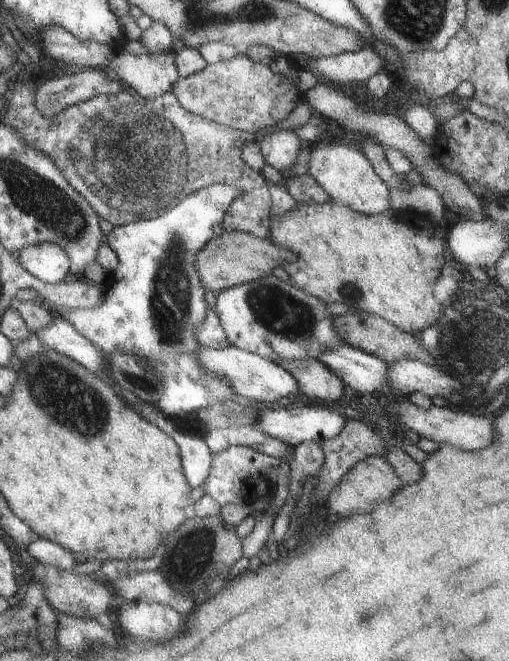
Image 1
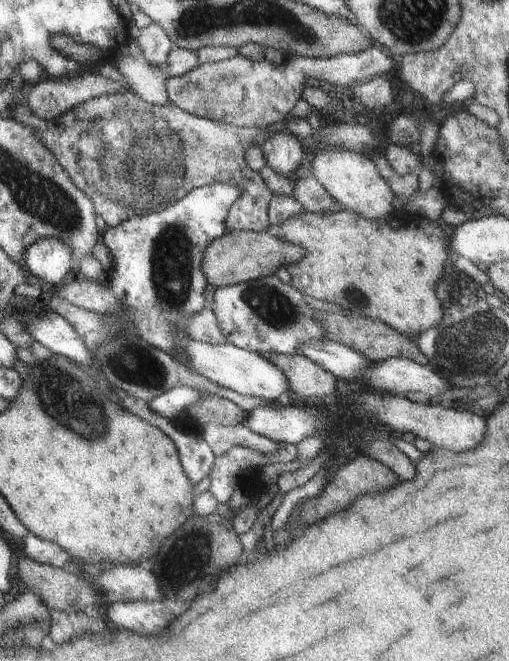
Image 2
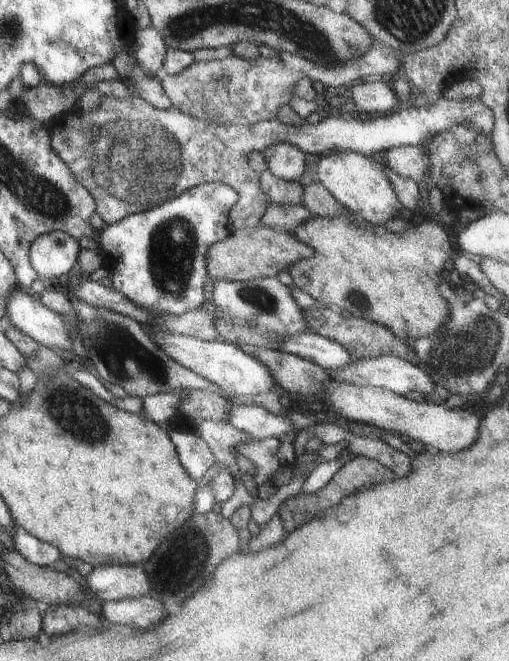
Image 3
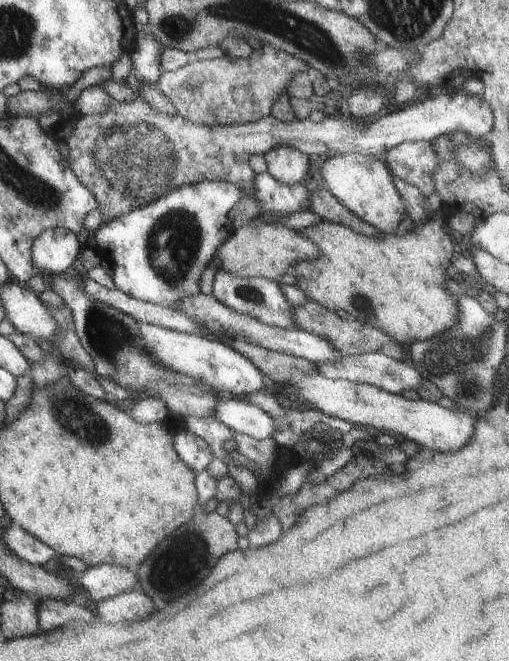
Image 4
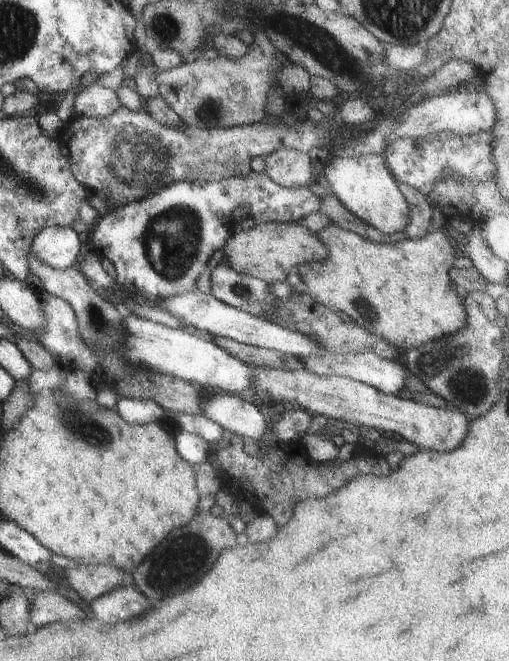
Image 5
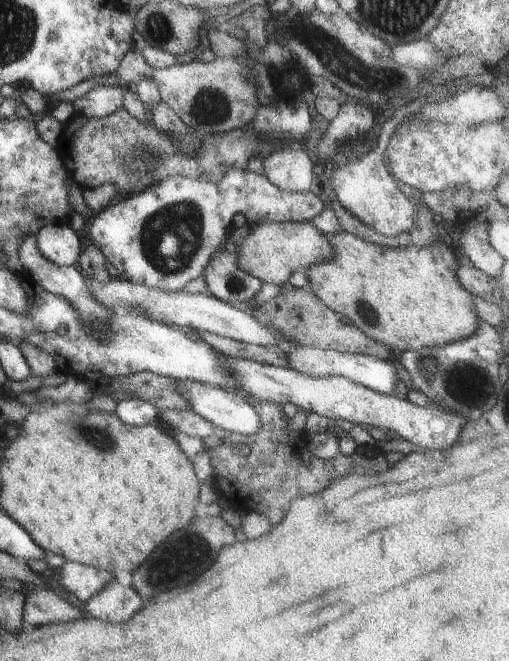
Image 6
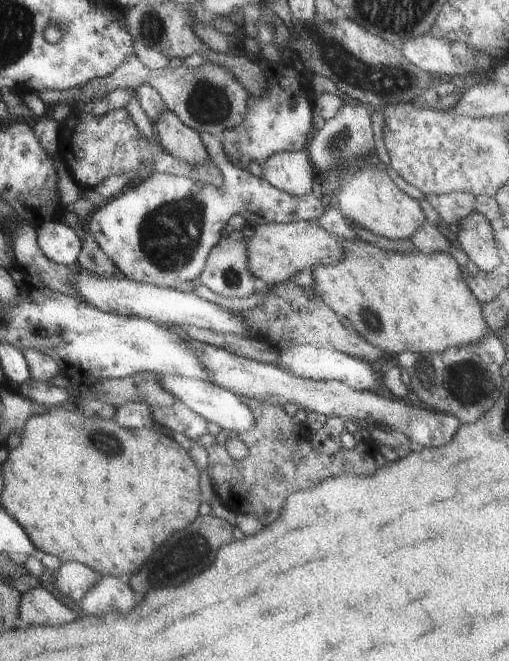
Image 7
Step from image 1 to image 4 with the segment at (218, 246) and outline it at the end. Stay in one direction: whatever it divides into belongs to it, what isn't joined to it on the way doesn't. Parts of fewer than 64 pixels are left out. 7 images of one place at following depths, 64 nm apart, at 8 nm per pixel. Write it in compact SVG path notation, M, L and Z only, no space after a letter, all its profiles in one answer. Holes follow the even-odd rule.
M267 224L267 226L245 226L235 230L233 236L227 242L223 242L223 246L219 246L213 260L219 262L217 274L227 272L237 278L269 278L279 282L279 278L283 274L291 274L291 270L299 266L299 262L315 260L321 254L323 252L311 240L303 238L299 232L293 232L281 224Z

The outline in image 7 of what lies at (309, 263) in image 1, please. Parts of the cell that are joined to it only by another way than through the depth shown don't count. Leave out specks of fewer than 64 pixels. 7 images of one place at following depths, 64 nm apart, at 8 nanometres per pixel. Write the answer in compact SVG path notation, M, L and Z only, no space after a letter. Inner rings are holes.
M341 238L345 248L345 258L333 266L321 266L313 270L315 290L325 298L347 324L355 326L371 344L383 348L387 354L397 358L403 352L425 352L425 354L443 354L453 346L477 344L489 334L489 324L483 314L481 300L471 292L469 284L463 278L463 266L453 256L453 252L433 252L425 254L421 250L403 254L389 252L381 246L369 244L359 238Z

